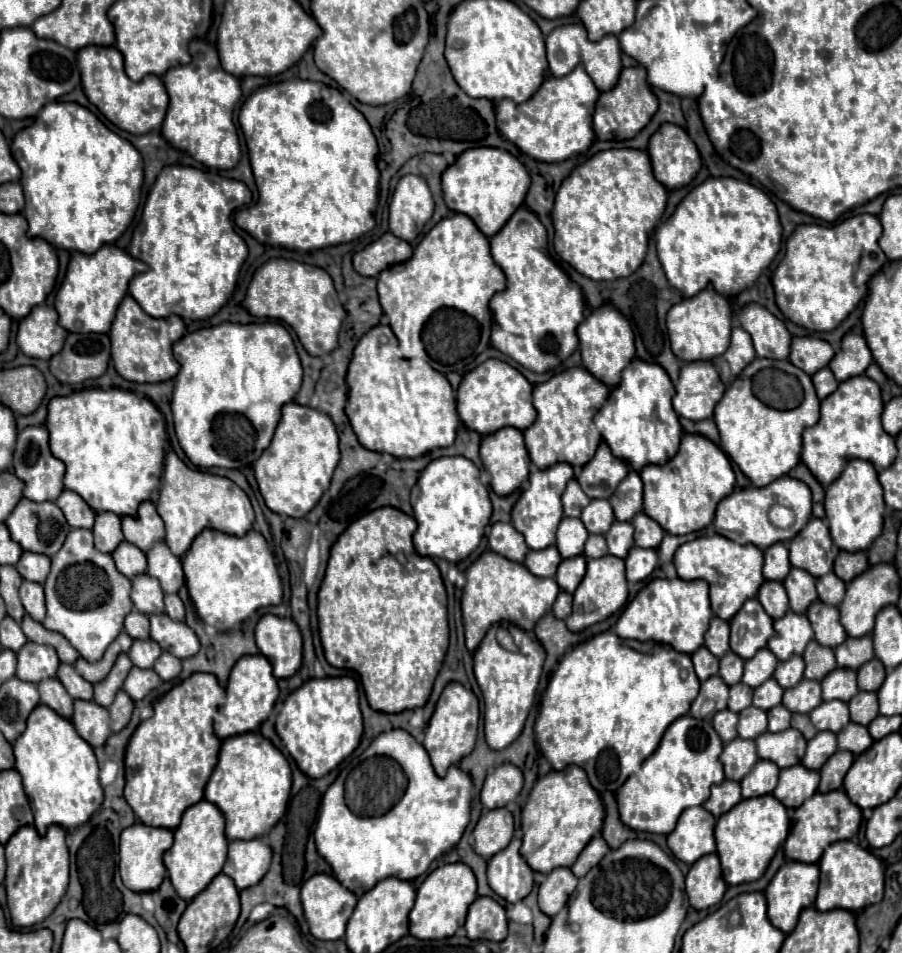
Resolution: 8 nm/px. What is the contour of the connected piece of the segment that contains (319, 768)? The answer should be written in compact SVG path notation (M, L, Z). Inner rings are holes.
M314 677L288 695L276 717L276 733L288 753L308 777L324 777L346 759L363 736L363 717L358 705L358 685L352 677Z

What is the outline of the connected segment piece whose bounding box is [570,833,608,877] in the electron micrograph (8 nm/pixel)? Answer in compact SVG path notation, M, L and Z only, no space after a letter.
M600 833L594 835L594 839L590 839L590 843L584 847L582 855L578 855L576 863L570 867L572 873L574 873L576 877L586 875L586 871L590 871L590 867L598 865L600 859L602 859L606 853L608 853L608 845L606 845L606 841L602 839L602 835L600 835Z

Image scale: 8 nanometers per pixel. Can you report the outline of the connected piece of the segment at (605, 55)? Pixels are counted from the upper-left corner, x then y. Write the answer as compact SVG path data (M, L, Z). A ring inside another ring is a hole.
M562 25L562 27L556 27L546 37L546 57L548 57L548 65L550 65L550 71L552 71L554 77L564 77L576 65L582 65L600 91L608 91L610 87L614 87L614 83L618 81L620 69L622 69L618 39L614 35L606 35L604 39L592 43L586 37L584 25Z

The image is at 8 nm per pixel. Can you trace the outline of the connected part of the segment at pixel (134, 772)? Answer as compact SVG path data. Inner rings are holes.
M192 673L154 703L154 715L142 721L126 747L124 797L136 817L150 827L176 829L182 813L202 801L204 787L218 761L220 739L214 735L212 717L226 691L212 673Z

